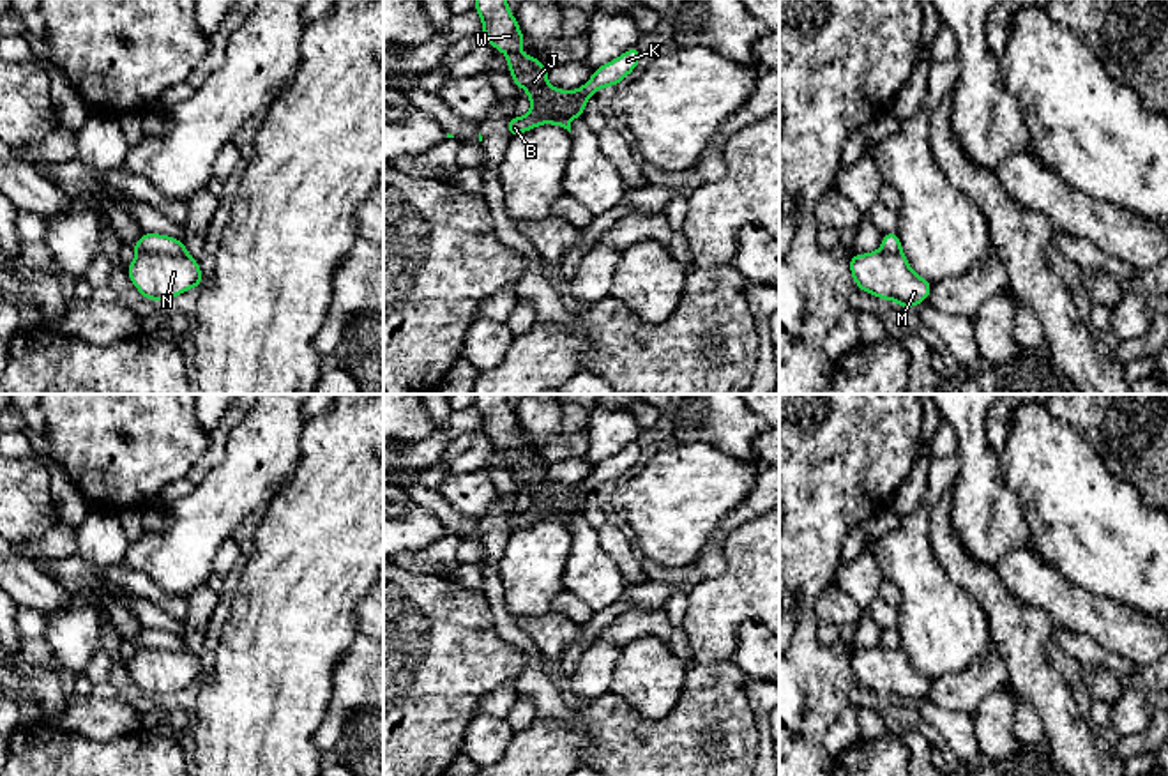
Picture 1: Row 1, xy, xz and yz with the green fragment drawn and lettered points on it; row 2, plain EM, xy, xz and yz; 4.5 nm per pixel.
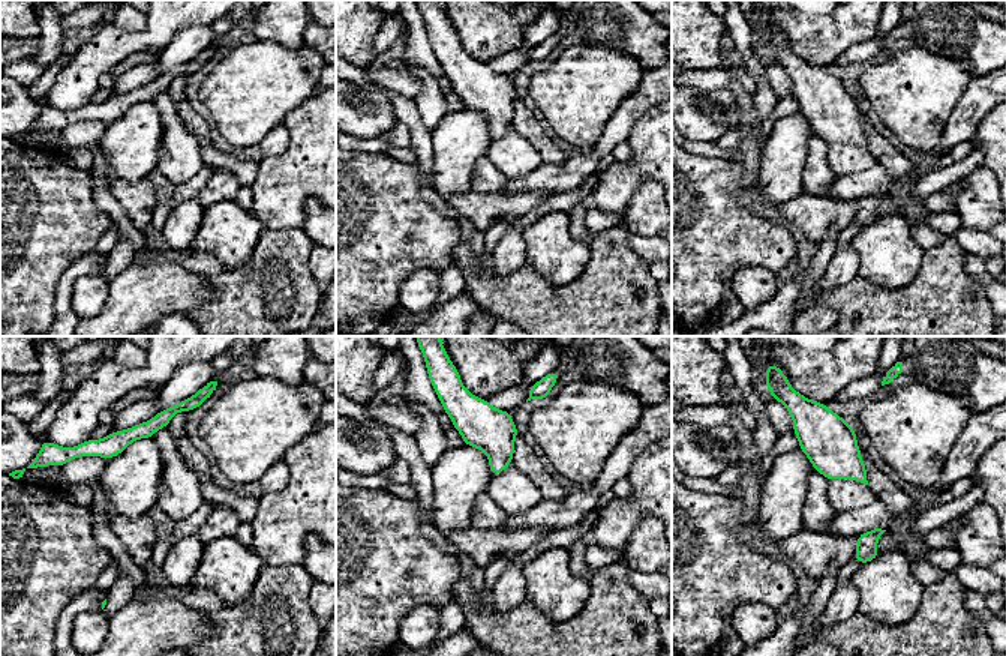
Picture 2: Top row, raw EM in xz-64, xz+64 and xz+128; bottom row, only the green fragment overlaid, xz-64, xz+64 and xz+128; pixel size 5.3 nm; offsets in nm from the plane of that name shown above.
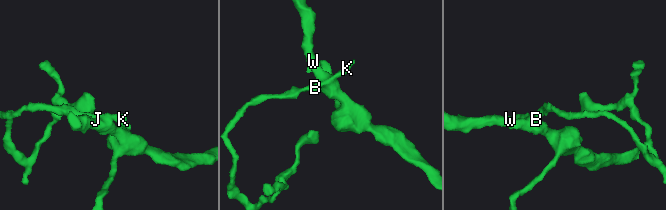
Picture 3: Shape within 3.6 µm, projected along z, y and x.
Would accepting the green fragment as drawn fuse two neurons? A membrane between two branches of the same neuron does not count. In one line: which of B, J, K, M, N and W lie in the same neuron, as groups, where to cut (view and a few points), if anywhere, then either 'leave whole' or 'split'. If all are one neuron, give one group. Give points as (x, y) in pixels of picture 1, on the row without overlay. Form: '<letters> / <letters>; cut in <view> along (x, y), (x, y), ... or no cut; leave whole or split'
B K / J M N W; cut in xz along (585, 494), (580, 494), (566, 508), (548, 509), (541, 518); split

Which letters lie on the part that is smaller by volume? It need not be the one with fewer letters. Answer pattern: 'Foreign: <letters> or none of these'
Foreign: B, K

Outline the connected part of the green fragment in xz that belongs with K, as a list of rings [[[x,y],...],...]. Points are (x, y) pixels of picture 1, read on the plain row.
[[[638,442],[629,444],[620,453],[597,463],[594,467],[592,474],[583,483],[574,486],[574,493],[571,497],[567,497],[557,504],[546,504],[546,506],[539,506],[539,504],[532,502],[532,506],[525,513],[511,513],[507,518],[509,532],[512,534],[525,527],[535,525],[537,521],[541,521],[544,518],[546,511],[571,507],[580,493],[588,495],[599,484],[620,481],[622,475],[636,465],[640,456],[641,456],[641,447],[638,445]]]

